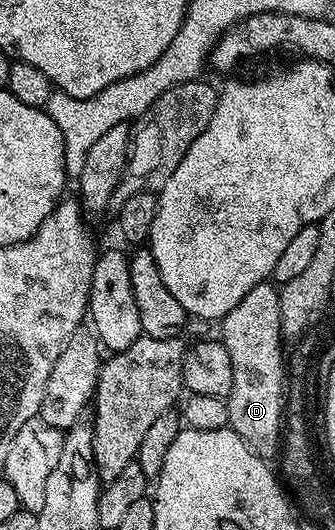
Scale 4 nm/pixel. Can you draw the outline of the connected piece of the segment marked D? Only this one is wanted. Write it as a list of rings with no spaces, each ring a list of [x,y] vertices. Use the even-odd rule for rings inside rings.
[[[265,282],[254,286],[230,314],[219,321],[219,339],[230,354],[230,366],[234,370],[232,389],[228,395],[228,427],[250,446],[259,456],[272,458],[281,451],[286,374],[282,370],[282,358],[286,348],[280,345],[280,294],[277,285]]]

